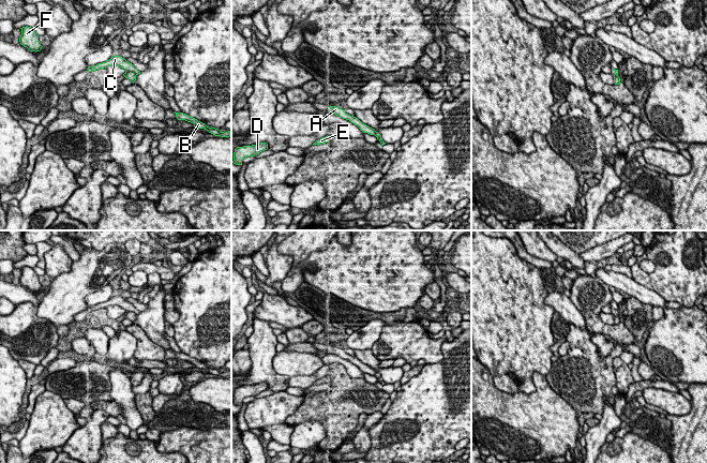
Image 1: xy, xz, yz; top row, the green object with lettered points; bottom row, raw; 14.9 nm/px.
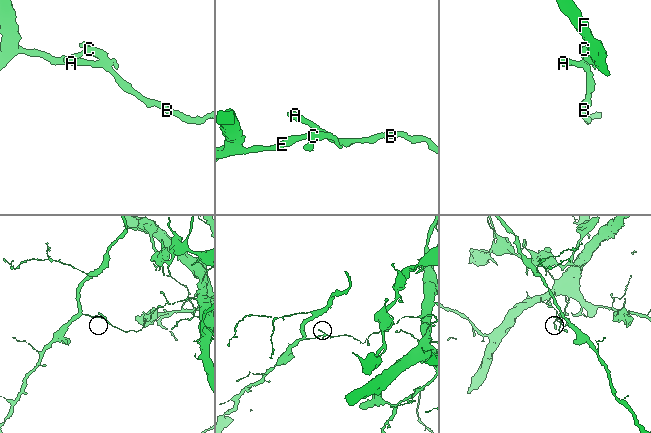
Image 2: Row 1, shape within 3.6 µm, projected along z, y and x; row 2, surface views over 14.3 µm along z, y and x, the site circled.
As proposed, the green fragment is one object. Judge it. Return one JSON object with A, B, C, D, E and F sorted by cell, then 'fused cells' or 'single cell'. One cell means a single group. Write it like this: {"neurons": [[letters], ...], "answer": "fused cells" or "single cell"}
{"neurons": [["A", "B"], ["C", "D", "E", "F"]], "answer": "fused cells"}

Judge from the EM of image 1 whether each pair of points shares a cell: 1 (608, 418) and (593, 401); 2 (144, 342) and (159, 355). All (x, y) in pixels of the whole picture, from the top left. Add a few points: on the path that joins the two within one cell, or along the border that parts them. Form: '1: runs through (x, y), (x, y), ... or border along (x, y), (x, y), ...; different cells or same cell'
1: border along (614, 407), (606, 402), (601, 413); different cells
2: runs through (147, 345), (155, 353); same cell

